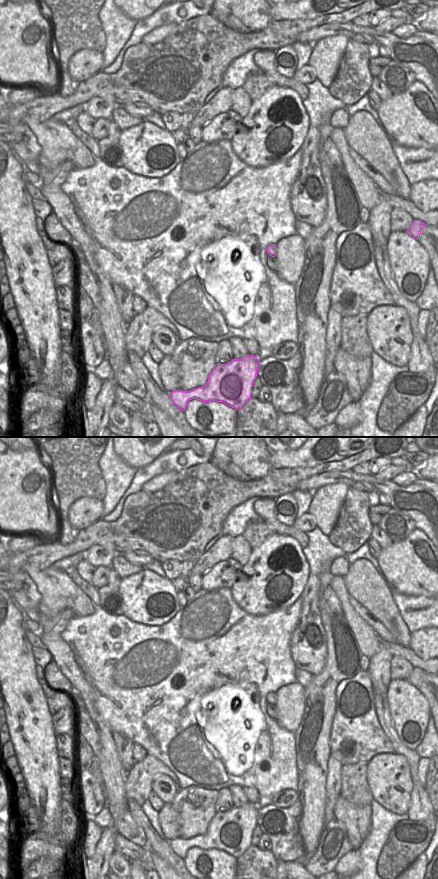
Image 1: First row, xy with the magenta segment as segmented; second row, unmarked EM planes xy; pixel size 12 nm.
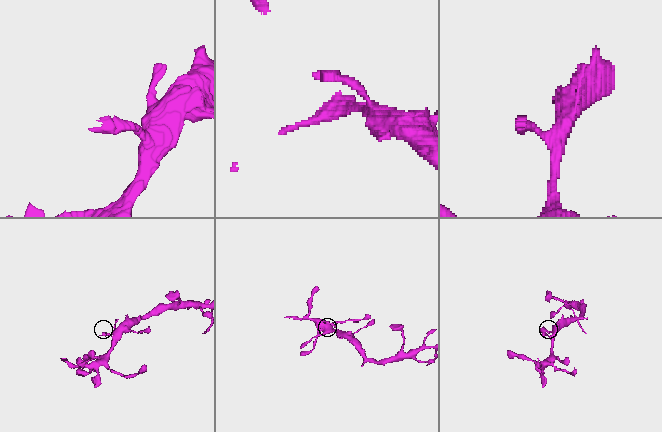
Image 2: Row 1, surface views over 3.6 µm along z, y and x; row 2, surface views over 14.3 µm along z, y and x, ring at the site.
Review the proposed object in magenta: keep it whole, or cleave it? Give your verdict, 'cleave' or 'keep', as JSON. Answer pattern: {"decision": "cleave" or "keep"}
{"decision": "keep"}

